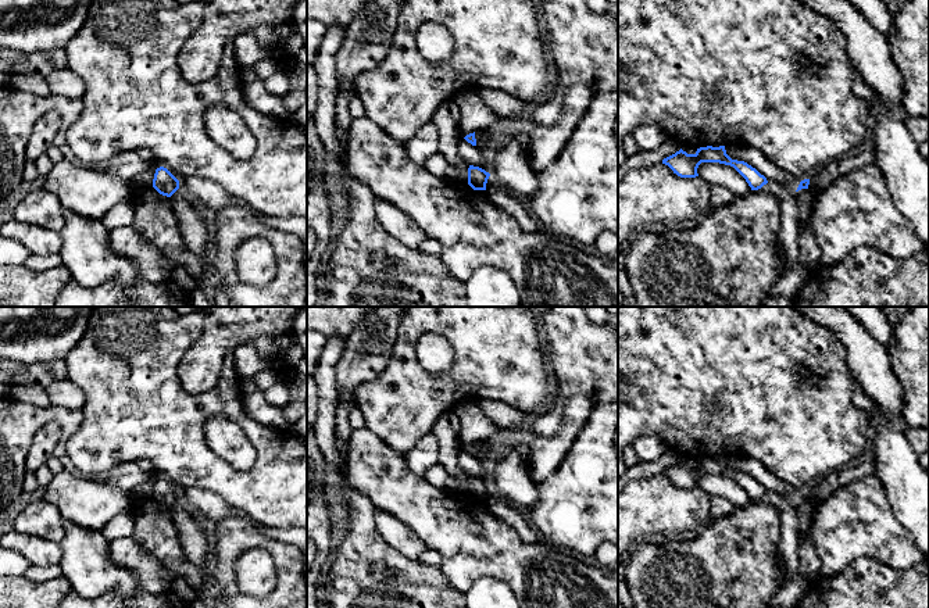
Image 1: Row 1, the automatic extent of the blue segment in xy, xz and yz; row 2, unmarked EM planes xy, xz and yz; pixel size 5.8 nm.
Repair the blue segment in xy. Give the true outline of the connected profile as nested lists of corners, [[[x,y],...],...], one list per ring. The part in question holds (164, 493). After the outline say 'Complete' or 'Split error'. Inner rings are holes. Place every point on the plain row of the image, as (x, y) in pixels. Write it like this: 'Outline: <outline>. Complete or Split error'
Outline: [[[164,478],[156,480],[153,498],[162,507],[171,508],[179,500],[179,491]]]. Complete

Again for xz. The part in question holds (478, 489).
Outline: [[[469,476],[468,479],[468,496],[474,501],[486,501],[486,494],[490,484],[479,478]]]. Complete

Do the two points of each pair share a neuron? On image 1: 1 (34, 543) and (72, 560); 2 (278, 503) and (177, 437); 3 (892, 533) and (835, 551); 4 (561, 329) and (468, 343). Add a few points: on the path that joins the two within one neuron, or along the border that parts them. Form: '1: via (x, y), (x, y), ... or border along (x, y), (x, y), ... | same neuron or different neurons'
1: border along (60, 543), (61, 553), (57, 564) | different neurons
2: via (253, 492), (233, 486), (213, 474), (202, 462) | same neuron
3: via (878, 533), (853, 533), (849, 537) | same neuron
4: border along (538, 321), (542, 335) | different neurons

